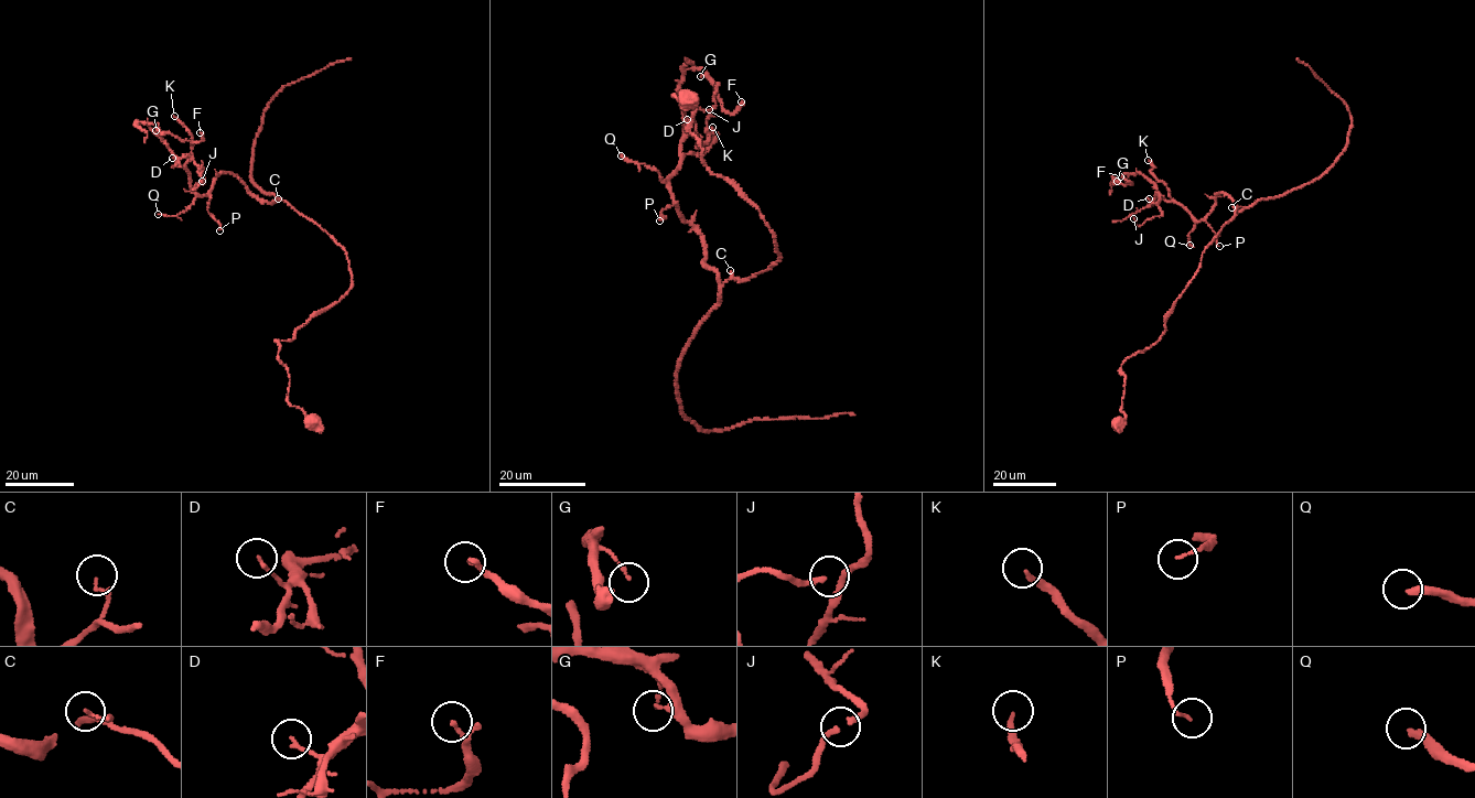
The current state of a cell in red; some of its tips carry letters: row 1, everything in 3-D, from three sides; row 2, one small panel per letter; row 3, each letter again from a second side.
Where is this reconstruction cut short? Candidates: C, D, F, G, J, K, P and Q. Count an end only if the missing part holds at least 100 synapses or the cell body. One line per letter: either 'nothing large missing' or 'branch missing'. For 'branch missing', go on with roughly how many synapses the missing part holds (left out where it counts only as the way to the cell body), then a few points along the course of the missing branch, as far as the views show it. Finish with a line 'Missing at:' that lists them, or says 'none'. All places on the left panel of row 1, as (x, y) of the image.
C: nothing large missing
D: nothing large missing
F: nothing large missing
G: nothing large missing
J: nothing large missing
K: nothing large missing
P: nothing large missing
Q: nothing large missing
Missing at: none

